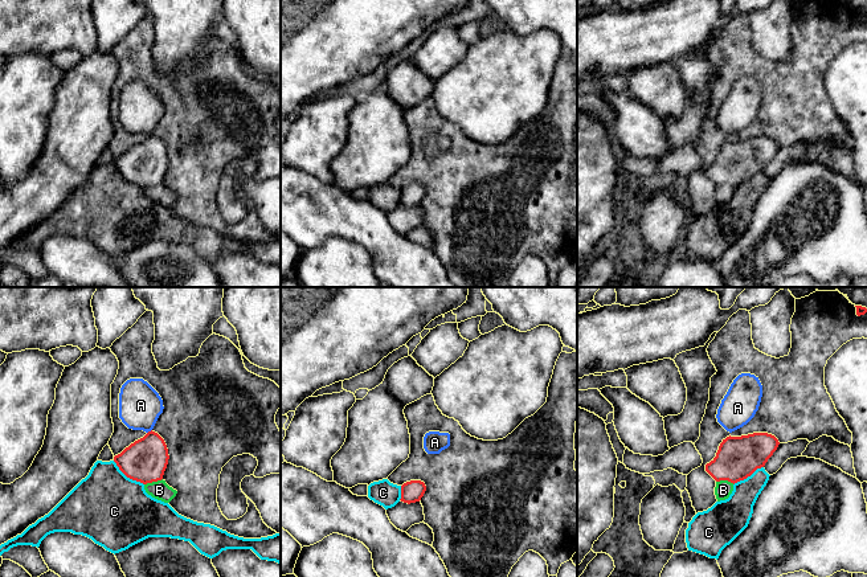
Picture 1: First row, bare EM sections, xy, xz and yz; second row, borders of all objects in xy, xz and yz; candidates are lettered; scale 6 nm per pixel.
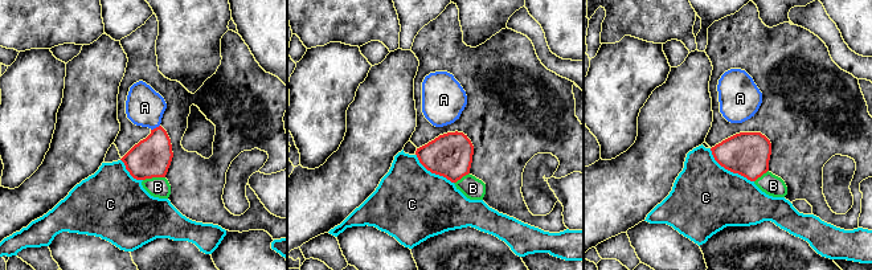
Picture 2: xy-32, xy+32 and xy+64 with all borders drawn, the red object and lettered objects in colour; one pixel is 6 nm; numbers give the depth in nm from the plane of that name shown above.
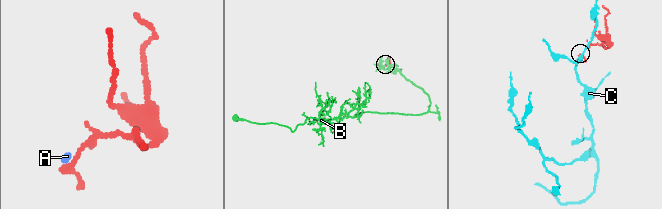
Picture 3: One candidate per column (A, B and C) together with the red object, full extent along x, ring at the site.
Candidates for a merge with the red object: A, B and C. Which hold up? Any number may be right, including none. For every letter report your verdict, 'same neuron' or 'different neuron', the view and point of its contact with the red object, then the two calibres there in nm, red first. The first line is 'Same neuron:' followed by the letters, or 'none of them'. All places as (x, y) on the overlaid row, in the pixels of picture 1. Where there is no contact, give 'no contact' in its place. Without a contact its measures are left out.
Same neuron: A
A: same neuron | xy (148, 432) | 260/260 nm
B: different neuron | xy (152, 481) | 260/120 nm
C: different neuron | xy (127, 477) | 260/440 nm

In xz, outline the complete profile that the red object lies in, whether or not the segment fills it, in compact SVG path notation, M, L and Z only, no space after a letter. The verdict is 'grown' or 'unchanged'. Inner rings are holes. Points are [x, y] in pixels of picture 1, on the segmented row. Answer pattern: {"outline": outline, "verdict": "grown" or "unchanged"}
{"outline": "M410 480L401 486L401 502L416 503L420 502L426 491L426 486L421 480Z", "verdict": "unchanged"}

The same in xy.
{"outline": "M143 378L127 380L119 393L119 418L132 430L147 434L114 457L119 470L143 484L163 479L168 465L164 439L152 429L163 413L163 400Z", "verdict": "grown"}

